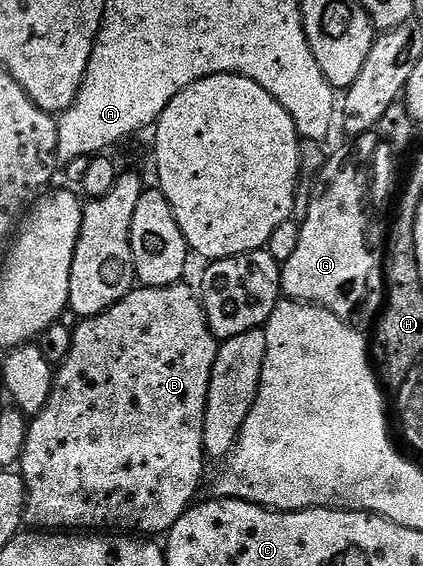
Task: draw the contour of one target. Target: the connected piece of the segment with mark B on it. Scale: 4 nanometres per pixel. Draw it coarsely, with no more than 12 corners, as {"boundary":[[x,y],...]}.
{"boundary":[[185,282],[73,328],[20,474],[38,529],[169,532],[220,346]]}

